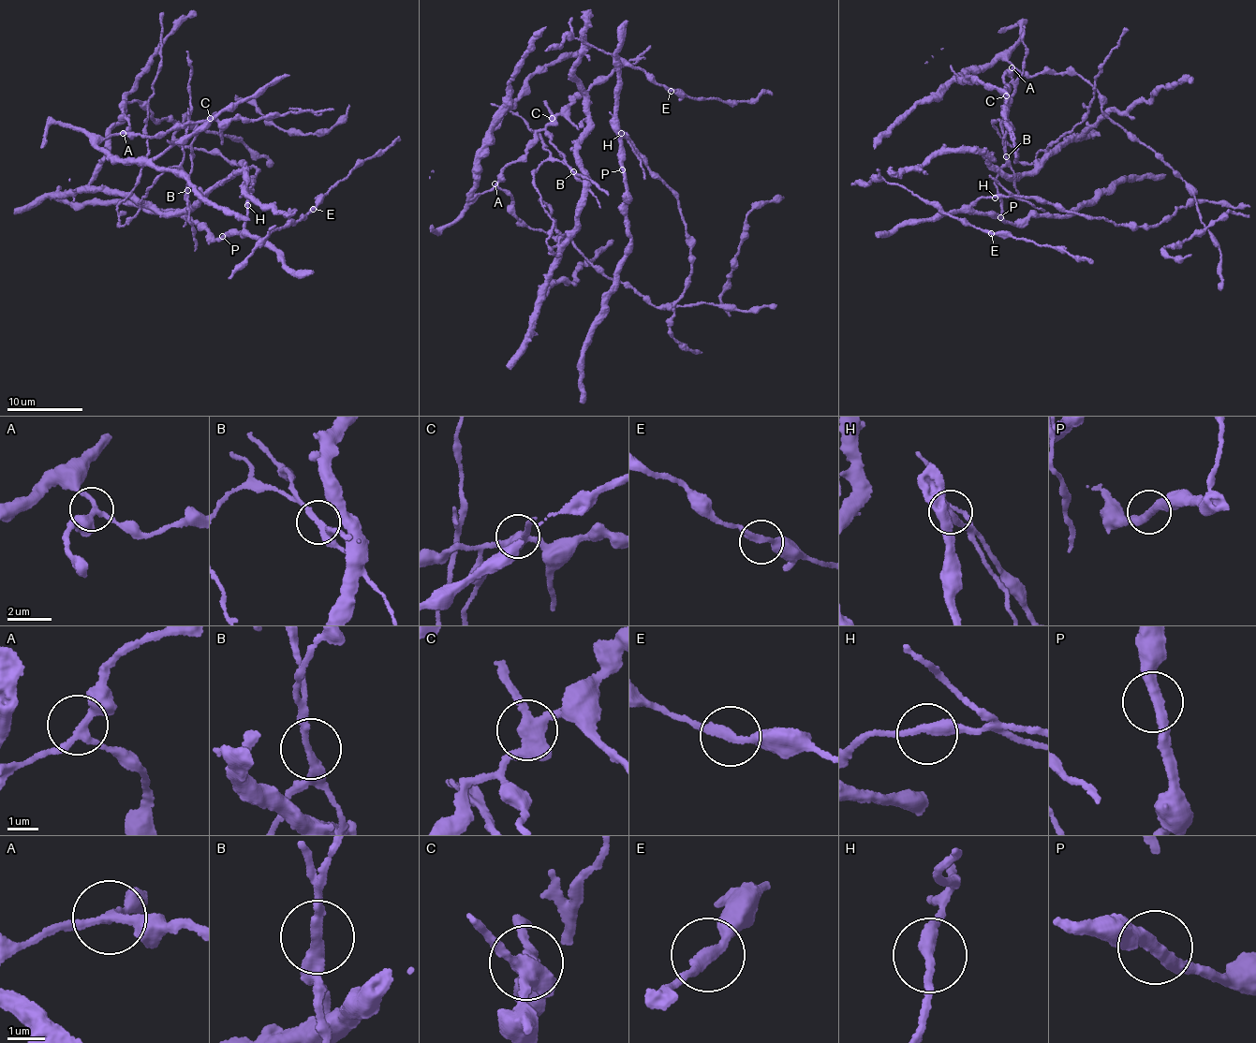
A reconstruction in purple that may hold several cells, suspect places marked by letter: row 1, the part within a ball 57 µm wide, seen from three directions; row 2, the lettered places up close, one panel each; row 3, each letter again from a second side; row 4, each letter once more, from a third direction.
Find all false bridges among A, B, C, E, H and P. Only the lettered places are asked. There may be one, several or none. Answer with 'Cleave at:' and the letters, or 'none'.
Cleave at: B

